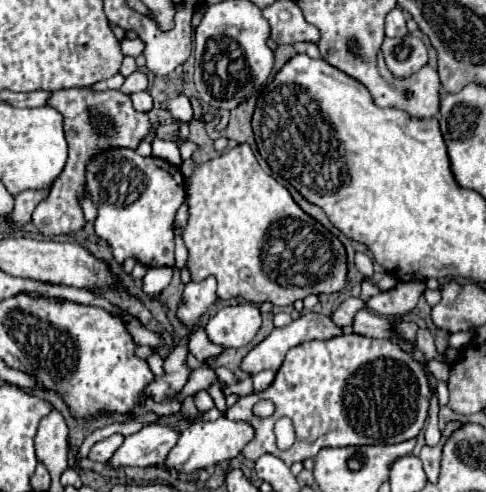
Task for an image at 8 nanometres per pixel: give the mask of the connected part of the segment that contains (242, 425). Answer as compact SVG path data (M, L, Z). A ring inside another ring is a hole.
M220 416L218 420L198 420L190 424L178 438L178 444L170 450L170 456L166 458L166 468L176 468L182 472L196 472L200 468L206 468L216 462L232 460L236 458L242 448L254 438L254 426L250 422L242 420L230 420L226 416Z

